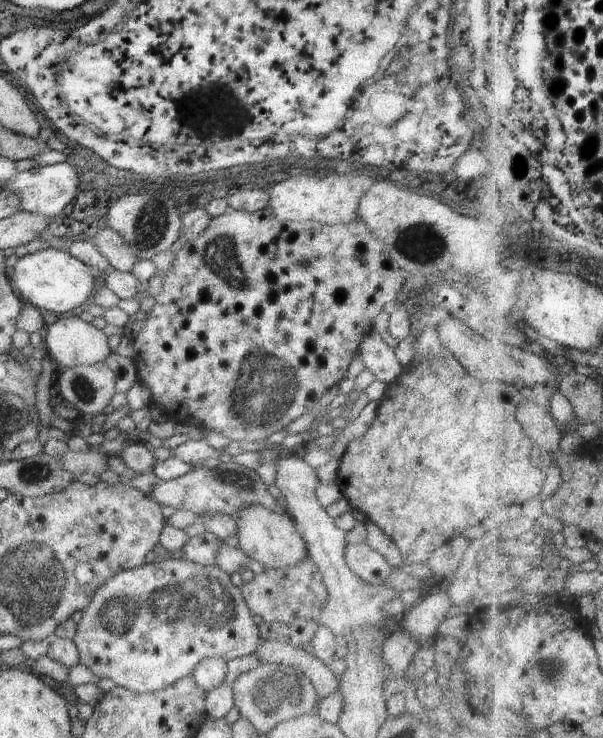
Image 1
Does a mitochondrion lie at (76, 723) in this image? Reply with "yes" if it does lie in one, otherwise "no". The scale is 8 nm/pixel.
no

